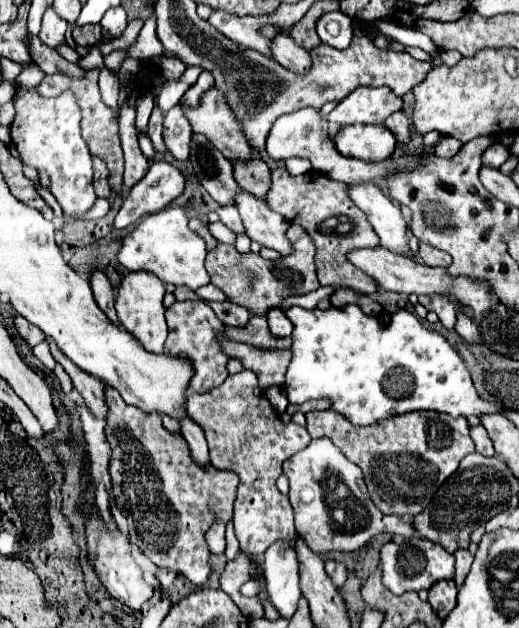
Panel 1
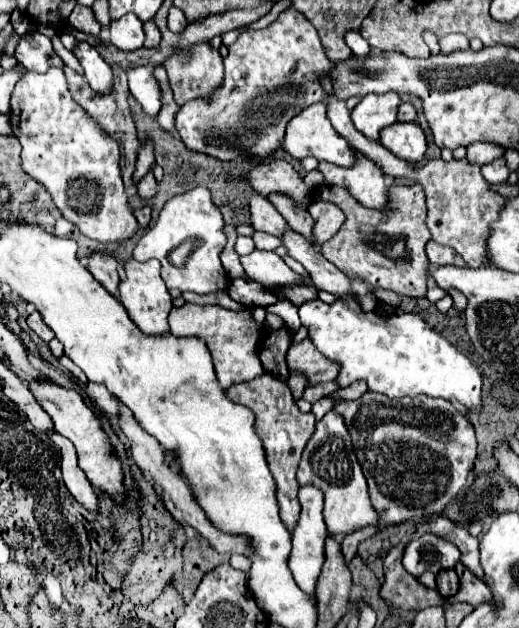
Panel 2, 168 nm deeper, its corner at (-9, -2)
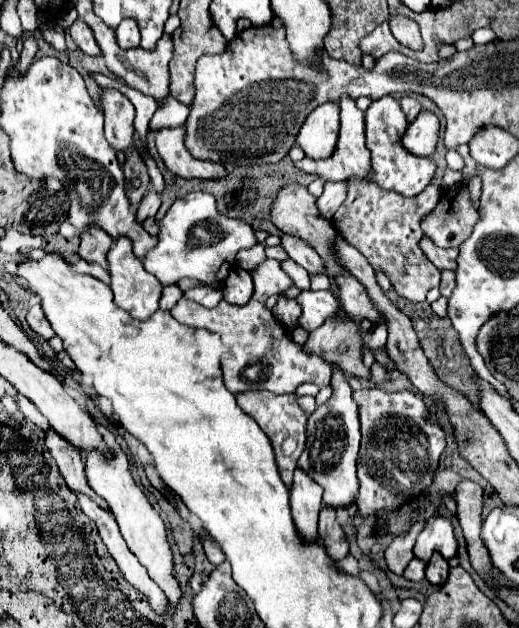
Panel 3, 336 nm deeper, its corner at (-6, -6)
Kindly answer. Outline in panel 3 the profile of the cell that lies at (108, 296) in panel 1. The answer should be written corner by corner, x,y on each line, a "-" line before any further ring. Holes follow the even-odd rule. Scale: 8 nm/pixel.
91,224
81,232
81,244
79,244
79,256
87,262
97,262
103,268
107,268
107,252
113,246
113,238
103,230

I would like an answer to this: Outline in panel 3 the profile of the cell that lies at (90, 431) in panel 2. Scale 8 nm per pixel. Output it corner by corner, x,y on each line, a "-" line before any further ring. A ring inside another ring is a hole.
123,450
113,452
113,458
99,456
97,452
85,452
81,454
85,458
87,464
87,480
89,486
107,500
107,504
111,506
115,520
119,524
119,530
129,546
129,550
139,558
139,562
147,568
149,576
161,586
161,590
165,592
167,600
171,606
179,604
181,598
181,586
179,580
173,572
173,550
171,544
167,540
167,530
163,524
161,514
153,508
153,504
147,500
147,496
143,494
143,490
135,484
131,472
129,472
129,464
127,464
127,456

